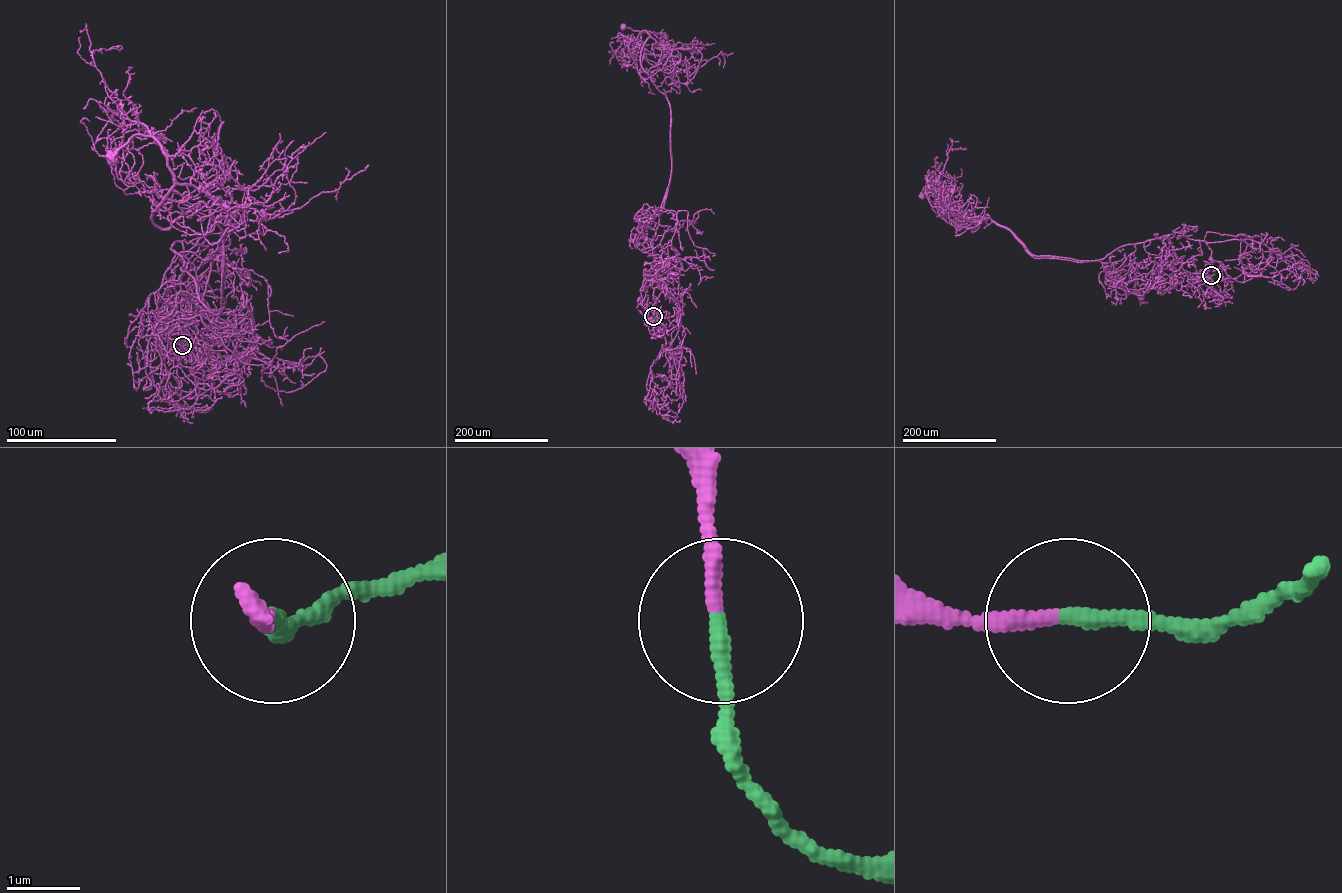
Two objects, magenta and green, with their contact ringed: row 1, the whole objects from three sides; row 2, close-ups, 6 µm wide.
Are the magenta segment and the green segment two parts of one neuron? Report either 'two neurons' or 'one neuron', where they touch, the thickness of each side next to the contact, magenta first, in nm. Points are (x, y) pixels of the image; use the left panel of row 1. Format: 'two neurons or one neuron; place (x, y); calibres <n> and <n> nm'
one neuron; place (182, 345); calibres 200 and 220 nm

